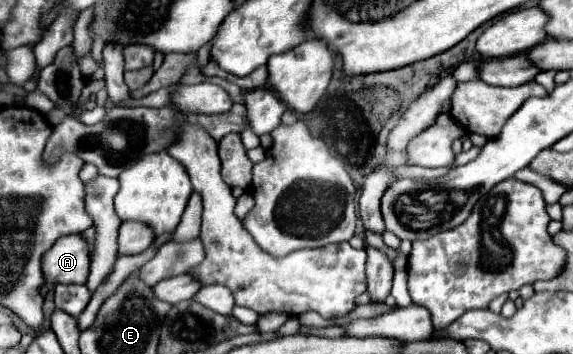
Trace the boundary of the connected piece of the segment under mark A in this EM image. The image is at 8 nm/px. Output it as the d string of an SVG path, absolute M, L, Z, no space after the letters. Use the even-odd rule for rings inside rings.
M68 235L58 239L42 259L42 271L46 281L50 283L86 283L86 275L90 273L90 249L88 241L82 235Z

